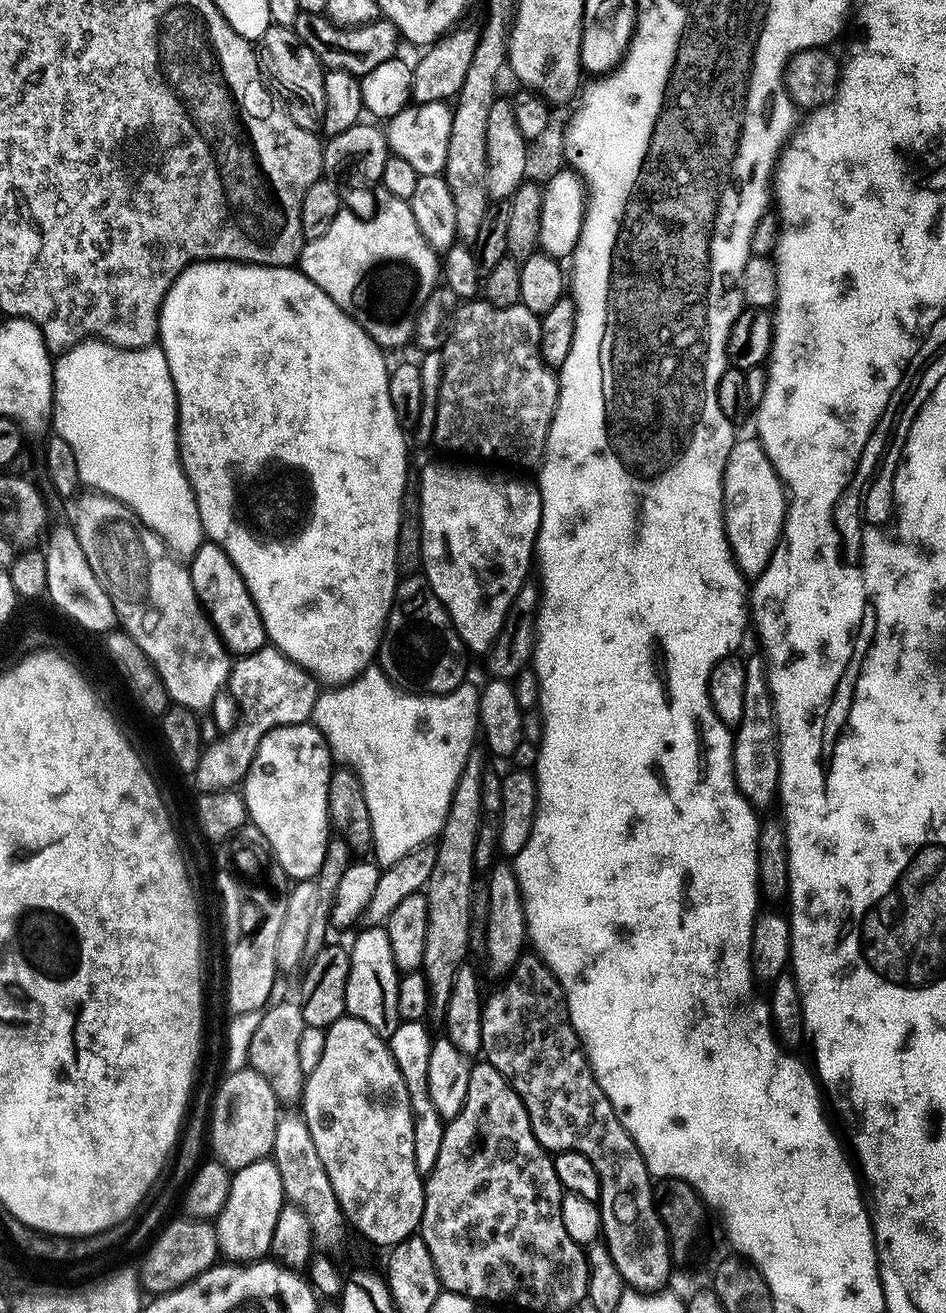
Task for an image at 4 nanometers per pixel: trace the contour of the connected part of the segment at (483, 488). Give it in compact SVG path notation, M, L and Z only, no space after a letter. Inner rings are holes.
M428 464L418 473L420 481L420 529L422 530L422 546L420 547L420 559L422 572L428 581L428 585L434 590L434 594L444 604L460 640L464 643L469 653L487 653L495 642L499 632L504 631L504 620L508 616L508 608L514 602L518 590L529 579L528 567L534 564L534 549L536 547L536 535L540 532L540 494L535 487L523 484L520 480L511 480L508 476L490 476L486 472L478 473L474 468L459 468L456 464Z

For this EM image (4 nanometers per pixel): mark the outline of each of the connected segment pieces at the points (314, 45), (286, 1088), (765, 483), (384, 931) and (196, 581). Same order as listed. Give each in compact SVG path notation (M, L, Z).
M301 12L294 27L298 38L302 38L302 42L306 42L310 50L314 50L314 54L325 69L346 70L357 78L364 77L383 60L393 59L397 55L396 43L401 43L402 40L395 25L387 18L377 18L359 26L337 26L327 15L318 12Z
M295 999L272 1002L261 1011L261 1021L250 1040L247 1063L253 1072L262 1074L262 1078L270 1082L270 1090L274 1090L278 1102L303 1101L306 1073L298 1066L298 1038L305 1026L302 1010Z
M737 439L724 467L724 529L732 556L745 577L761 576L770 566L770 558L784 531L784 517L788 511L789 497L784 481L774 470L766 450L759 439Z
M384 926L374 928L361 927L356 941L350 944L350 974L346 982L347 1015L358 1018L370 1026L382 1037L390 1037L402 1023L398 1014L398 986L400 976L394 962L394 954L390 950L388 929Z
M201 543L200 548L190 558L192 585L200 605L208 613L208 621L220 635L220 641L233 657L248 656L251 652L265 647L268 640L268 631L260 617L258 606L234 562L216 544Z

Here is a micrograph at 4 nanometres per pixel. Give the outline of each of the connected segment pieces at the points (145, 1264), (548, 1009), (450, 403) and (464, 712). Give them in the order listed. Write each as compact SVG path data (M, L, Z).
M204 1218L183 1219L169 1219L147 1245L148 1253L145 1254L144 1261L138 1264L138 1275L145 1293L163 1294L180 1288L217 1263L220 1244L216 1241L215 1227Z
M521 954L515 960L515 964L511 972L507 973L505 980L508 981L489 1000L487 997L483 1001L484 1013L482 1014L482 1038L480 1039L482 1056L487 1063L494 1066L494 1070L498 1070L508 1079L508 1085L518 1094L522 1106L526 1106L526 1114L530 1118L530 1126L534 1130L538 1142L552 1154L580 1152L586 1158L590 1158L590 1162L598 1174L600 1192L654 1192L654 1182L648 1173L648 1168L638 1150L638 1146L634 1142L634 1138L630 1138L630 1134L624 1129L619 1118L616 1117L616 1111L610 1102L610 1098L606 1098L602 1086L598 1086L596 1075L592 1072L592 1065L588 1062L588 1053L584 1051L584 1045L580 1042L580 1035L576 1033L572 1025L572 1019L568 1017L568 1004L564 1001L564 991L560 983L557 982L555 974L549 970L547 964L538 955L530 954L530 956L527 956L527 954Z
M483 298L461 303L450 325L448 340L442 349L444 373L438 390L438 410L432 440L448 452L481 456L516 468L535 469L544 459L560 382L553 365L545 363L540 352L540 316L524 304L494 306Z
M369 666L359 674L353 676L351 680L339 686L329 687L324 691L321 691L319 695L317 695L310 720L311 723L316 725L316 729L323 734L324 741L328 744L333 757L336 757L339 761L345 762L347 765L350 765L352 769L360 775L360 781L364 787L366 806L368 807L369 824L372 827L375 863L381 866L393 864L394 862L398 862L398 858L402 858L402 854L410 854L410 850L414 850L418 845L435 841L437 837L439 837L442 826L446 822L446 814L448 813L448 807L450 806L450 798L454 794L454 786L462 774L462 766L466 762L466 758L474 746L472 735L474 735L475 732L477 735L478 732L480 694L477 685L474 686L471 682L465 682L459 684L454 691L447 692L441 696L413 694L397 688L396 685L384 675L383 671L381 671L379 667Z

